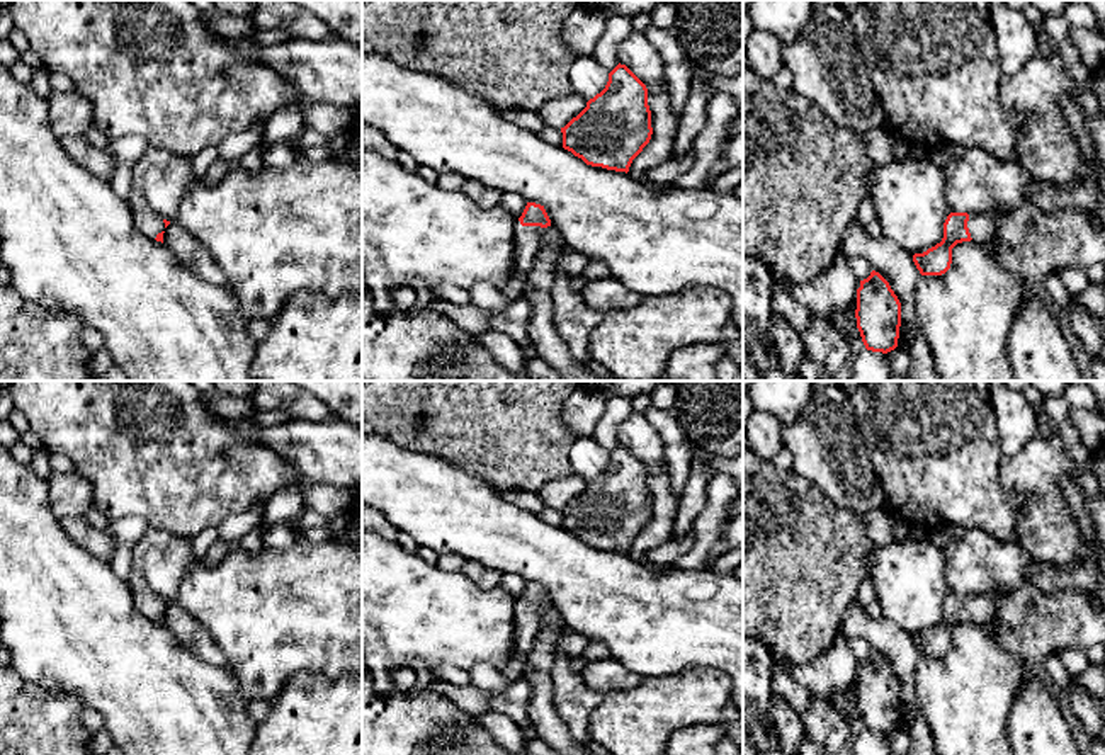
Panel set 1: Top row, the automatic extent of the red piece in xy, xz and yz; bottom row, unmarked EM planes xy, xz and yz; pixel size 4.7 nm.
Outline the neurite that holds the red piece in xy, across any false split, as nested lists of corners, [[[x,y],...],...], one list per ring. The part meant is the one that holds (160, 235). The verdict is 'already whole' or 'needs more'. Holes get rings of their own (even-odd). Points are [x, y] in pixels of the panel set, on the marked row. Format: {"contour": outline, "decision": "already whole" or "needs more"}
{"contour": [[[133,189],[128,204],[134,214],[134,223],[139,228],[139,231],[144,233],[150,240],[156,240],[163,243],[163,233],[165,228],[170,224],[170,221],[158,216],[150,207],[144,196],[136,189]]], "decision": "needs more"}

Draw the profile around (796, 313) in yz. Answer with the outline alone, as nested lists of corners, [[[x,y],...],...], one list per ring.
[[[772,279],[772,313],[794,326],[801,337],[813,316],[806,303],[790,296],[775,279]]]

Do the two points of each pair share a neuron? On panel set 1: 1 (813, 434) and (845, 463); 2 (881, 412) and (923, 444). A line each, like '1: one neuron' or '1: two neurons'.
1: one neuron
2: one neuron

